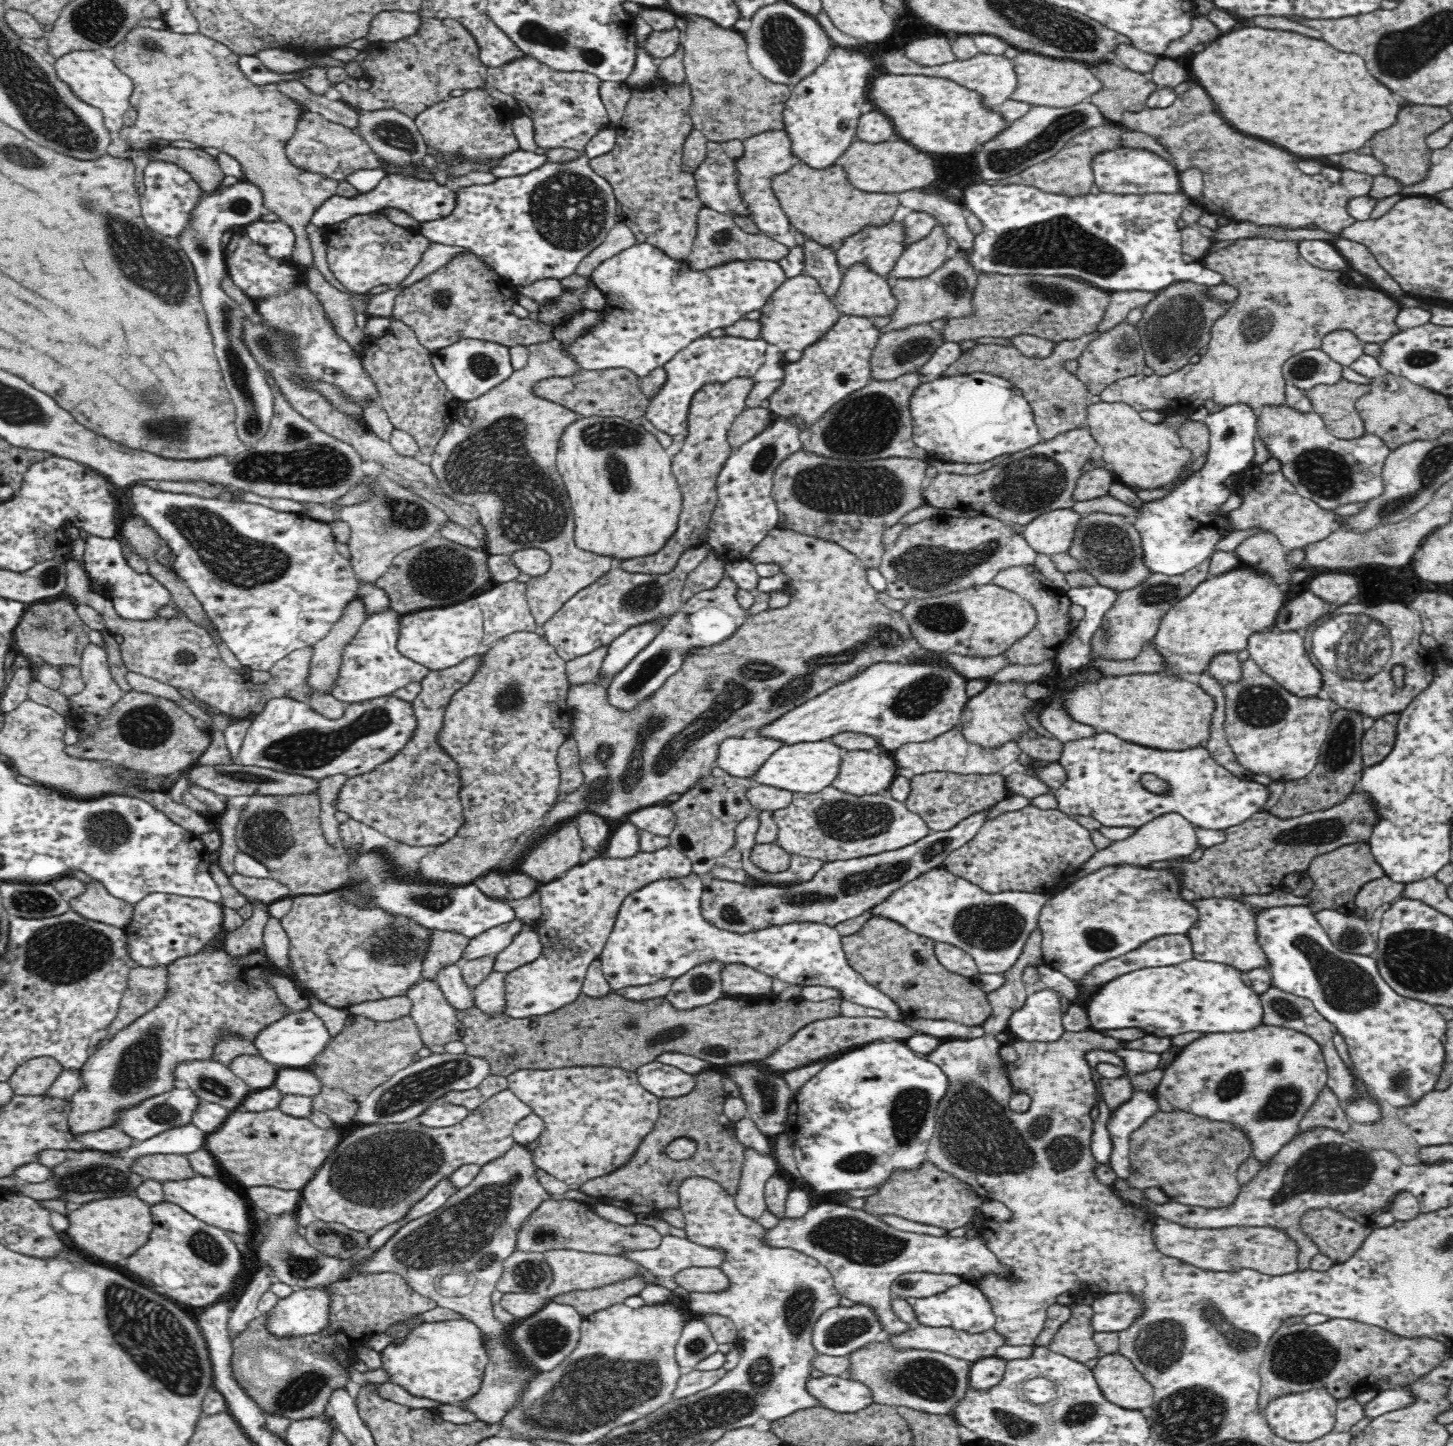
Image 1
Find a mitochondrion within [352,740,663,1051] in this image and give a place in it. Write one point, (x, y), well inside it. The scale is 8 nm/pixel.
(397, 946)

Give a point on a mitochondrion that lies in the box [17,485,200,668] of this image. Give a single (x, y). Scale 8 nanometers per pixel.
(50, 575)

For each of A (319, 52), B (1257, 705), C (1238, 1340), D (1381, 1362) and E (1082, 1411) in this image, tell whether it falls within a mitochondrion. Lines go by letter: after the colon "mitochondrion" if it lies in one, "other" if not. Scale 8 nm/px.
A: other
B: mitochondrion
C: mitochondrion
D: other
E: mitochondrion

